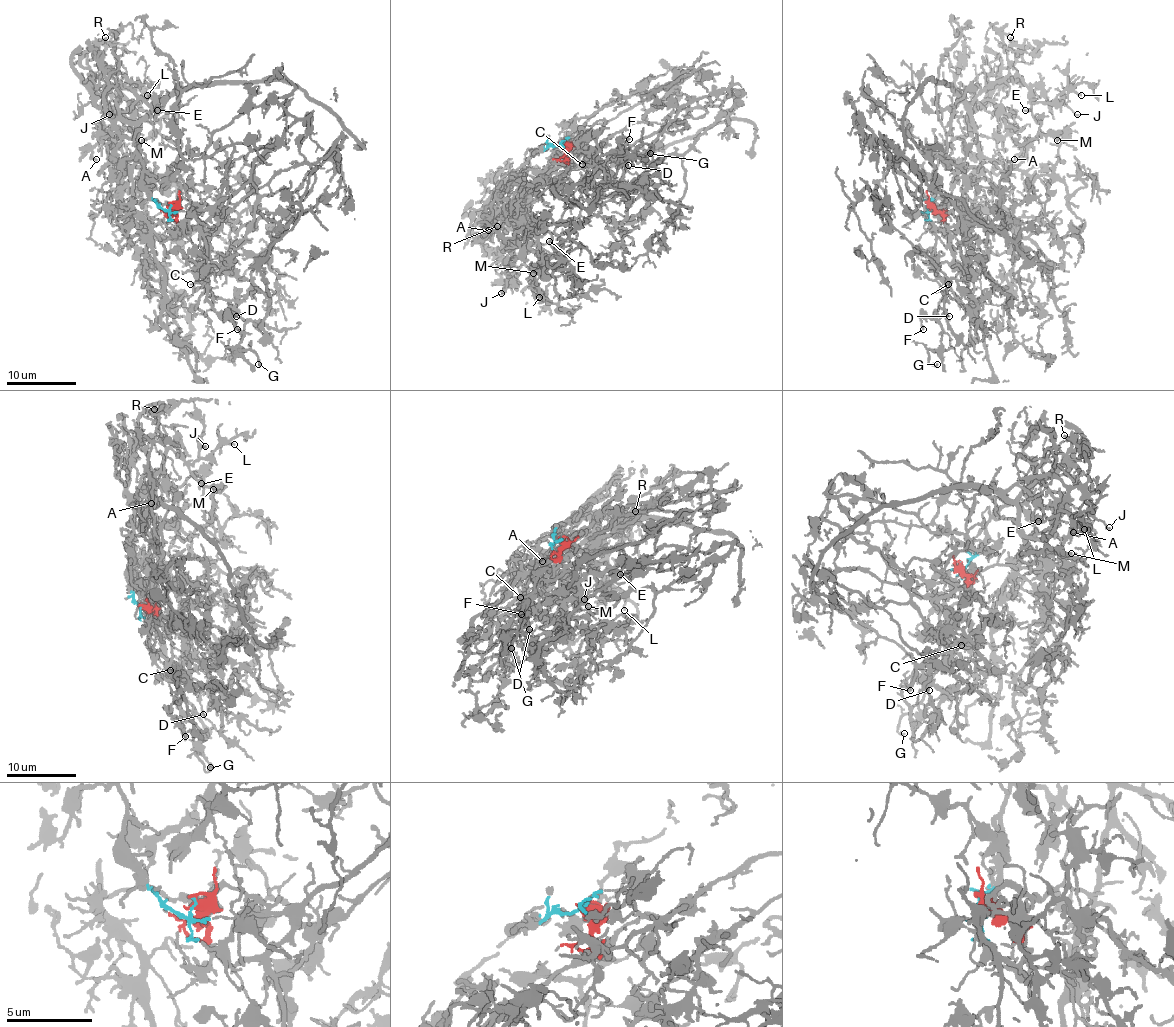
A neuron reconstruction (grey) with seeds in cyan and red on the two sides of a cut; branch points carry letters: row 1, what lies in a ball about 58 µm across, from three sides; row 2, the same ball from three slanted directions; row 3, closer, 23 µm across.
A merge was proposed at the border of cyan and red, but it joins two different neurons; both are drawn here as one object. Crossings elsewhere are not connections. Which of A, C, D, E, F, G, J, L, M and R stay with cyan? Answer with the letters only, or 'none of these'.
A, E, J, L, M, R

